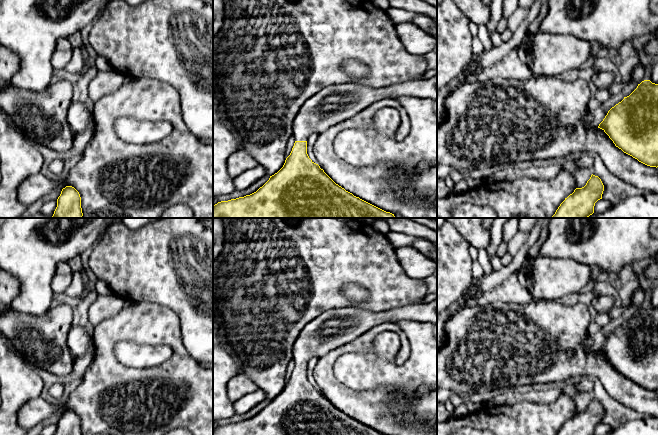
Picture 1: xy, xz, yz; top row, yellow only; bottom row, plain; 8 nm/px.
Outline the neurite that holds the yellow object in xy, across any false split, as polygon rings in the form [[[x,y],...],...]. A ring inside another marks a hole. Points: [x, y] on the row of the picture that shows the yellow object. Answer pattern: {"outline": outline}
{"outline": [[[72,186],[62,189],[53,218],[82,218],[81,197]]]}

